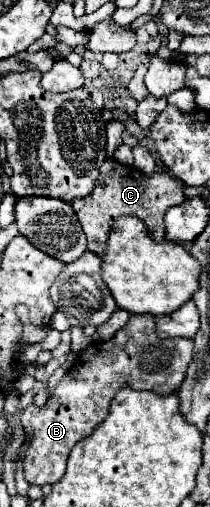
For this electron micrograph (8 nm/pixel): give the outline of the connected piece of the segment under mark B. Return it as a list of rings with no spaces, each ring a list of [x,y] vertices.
[[[132,314],[126,328],[116,332],[108,342],[92,342],[78,354],[74,366],[58,382],[50,400],[40,408],[30,404],[22,412],[20,422],[30,440],[22,466],[24,480],[36,486],[60,482],[70,450],[90,436],[108,416],[110,402],[120,388],[130,386],[134,390],[150,390],[156,394],[176,392],[186,376],[192,348],[194,340],[190,338],[158,338],[150,314]]]

